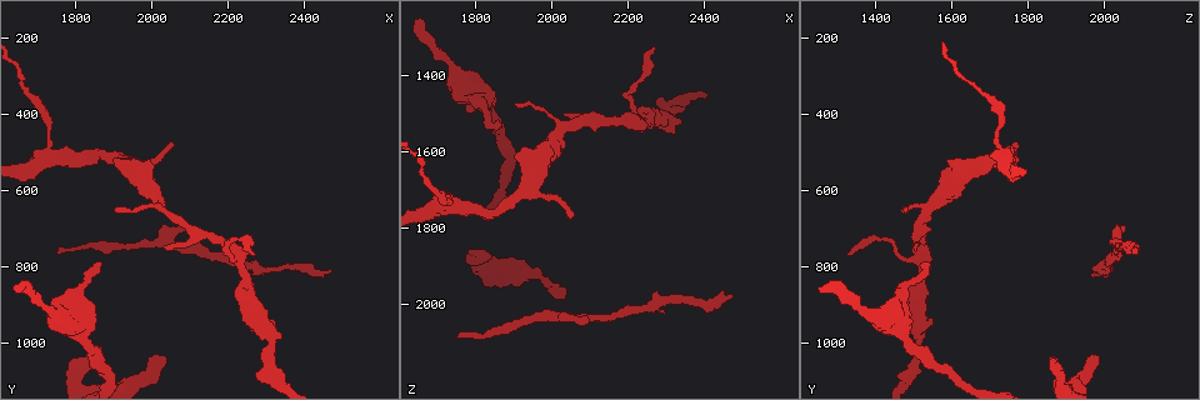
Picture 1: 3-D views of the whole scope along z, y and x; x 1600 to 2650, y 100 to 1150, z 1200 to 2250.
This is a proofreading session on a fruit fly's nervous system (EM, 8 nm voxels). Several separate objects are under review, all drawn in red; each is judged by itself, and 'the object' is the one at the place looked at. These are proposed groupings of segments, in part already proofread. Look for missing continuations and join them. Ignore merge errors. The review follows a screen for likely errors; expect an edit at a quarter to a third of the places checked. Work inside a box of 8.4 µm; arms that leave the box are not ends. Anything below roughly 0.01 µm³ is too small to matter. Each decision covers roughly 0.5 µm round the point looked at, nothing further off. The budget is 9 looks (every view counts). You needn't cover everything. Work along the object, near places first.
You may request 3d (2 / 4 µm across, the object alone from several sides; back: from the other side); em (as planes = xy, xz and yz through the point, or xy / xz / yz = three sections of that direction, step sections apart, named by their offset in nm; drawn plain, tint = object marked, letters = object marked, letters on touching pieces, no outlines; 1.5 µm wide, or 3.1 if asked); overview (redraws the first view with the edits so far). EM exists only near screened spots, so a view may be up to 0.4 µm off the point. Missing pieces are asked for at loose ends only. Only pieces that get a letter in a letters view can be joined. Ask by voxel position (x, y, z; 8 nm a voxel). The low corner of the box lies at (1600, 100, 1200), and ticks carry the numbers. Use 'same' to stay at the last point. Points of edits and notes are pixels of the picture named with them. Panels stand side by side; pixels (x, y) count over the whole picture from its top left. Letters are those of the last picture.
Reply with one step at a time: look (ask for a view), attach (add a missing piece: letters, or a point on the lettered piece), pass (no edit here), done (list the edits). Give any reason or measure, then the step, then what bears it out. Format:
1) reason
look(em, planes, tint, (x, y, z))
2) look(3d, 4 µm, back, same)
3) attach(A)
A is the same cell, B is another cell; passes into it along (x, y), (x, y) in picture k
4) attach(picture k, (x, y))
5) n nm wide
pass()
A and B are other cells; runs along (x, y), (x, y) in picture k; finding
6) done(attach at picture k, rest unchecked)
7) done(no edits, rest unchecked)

thin end
look(3d, 2 µm, (1760, 765, 2085))

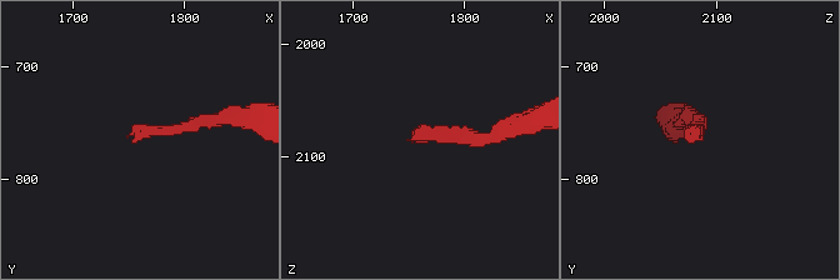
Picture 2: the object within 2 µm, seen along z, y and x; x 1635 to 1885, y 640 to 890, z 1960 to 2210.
look(em, xy, step 8, letters, (1752, 768, 2080))

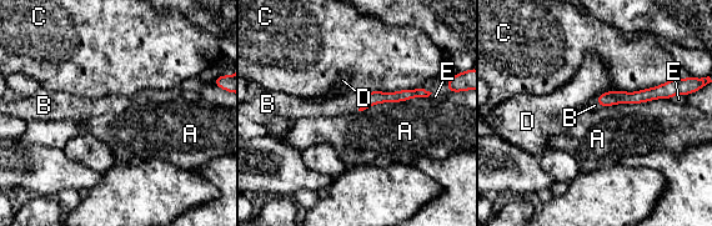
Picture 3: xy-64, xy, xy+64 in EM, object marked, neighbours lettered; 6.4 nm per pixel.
look(em, planes, letters, same)

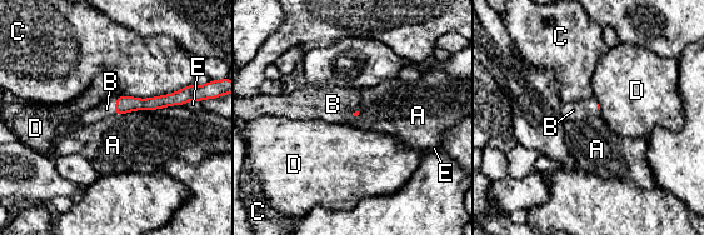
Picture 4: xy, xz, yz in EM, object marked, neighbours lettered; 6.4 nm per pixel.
attach(B)
B is the same cell, A, C, D and E are other cells; passes into it along (124, 104), (115, 106), (106, 109) in picture 4; it goes on there

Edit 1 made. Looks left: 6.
look(3d, 2 µm, (2050, 490, 1770))

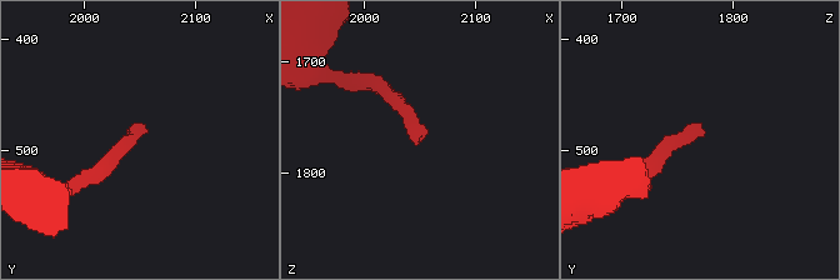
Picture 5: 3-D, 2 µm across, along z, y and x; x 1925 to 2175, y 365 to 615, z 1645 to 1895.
need the tissue
look(em, planes, letters, (2046, 486, 1770))

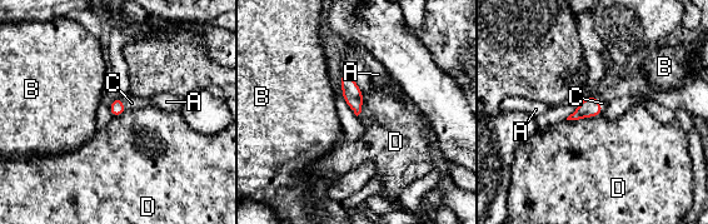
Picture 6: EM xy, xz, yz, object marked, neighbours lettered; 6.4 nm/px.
D touches over 220 nm
attach(C)
C is the same cell, A, B and D are other cells; it goes on there

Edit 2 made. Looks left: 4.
look(overview)

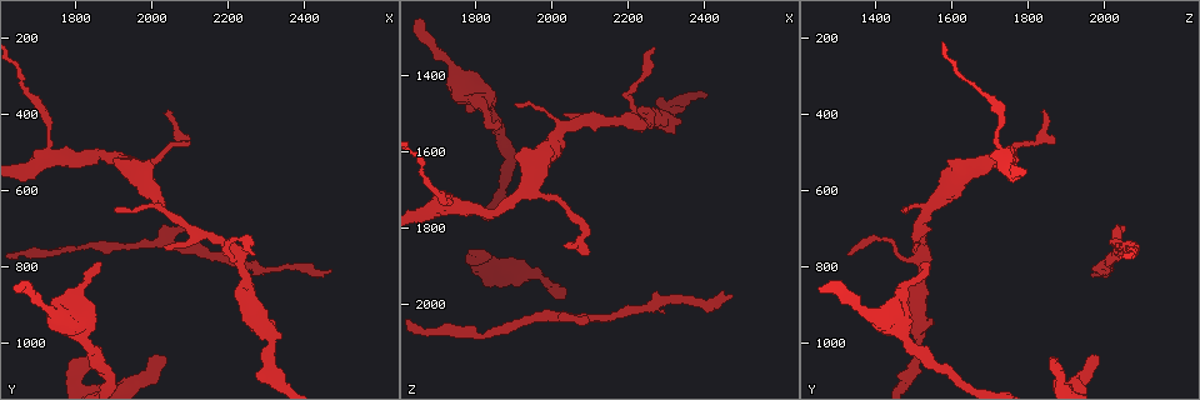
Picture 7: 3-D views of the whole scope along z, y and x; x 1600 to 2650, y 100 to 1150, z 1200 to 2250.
an open end
look(em, xz, step 8, tint, (2030, 1025, 1985))

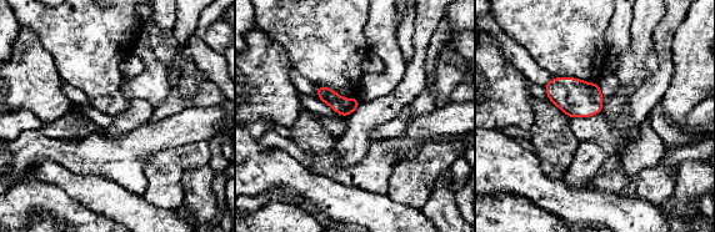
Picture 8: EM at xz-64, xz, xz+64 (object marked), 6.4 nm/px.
cut it another way
look(em, planes, letters, same)

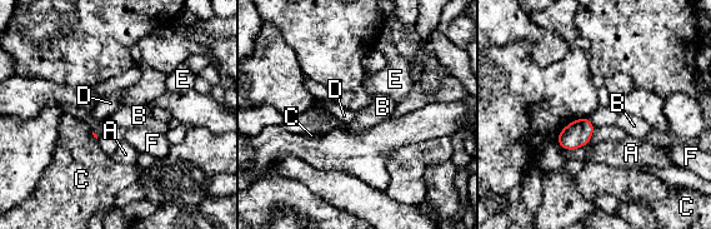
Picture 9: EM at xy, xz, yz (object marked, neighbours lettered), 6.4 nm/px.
pass()
A, B, C, D, E and F are other cells; border along (587, 118), (595, 127) in picture 9; none of them fits

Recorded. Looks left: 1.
done(attach at picture 4, attach at picture 6, rest unchecked)

